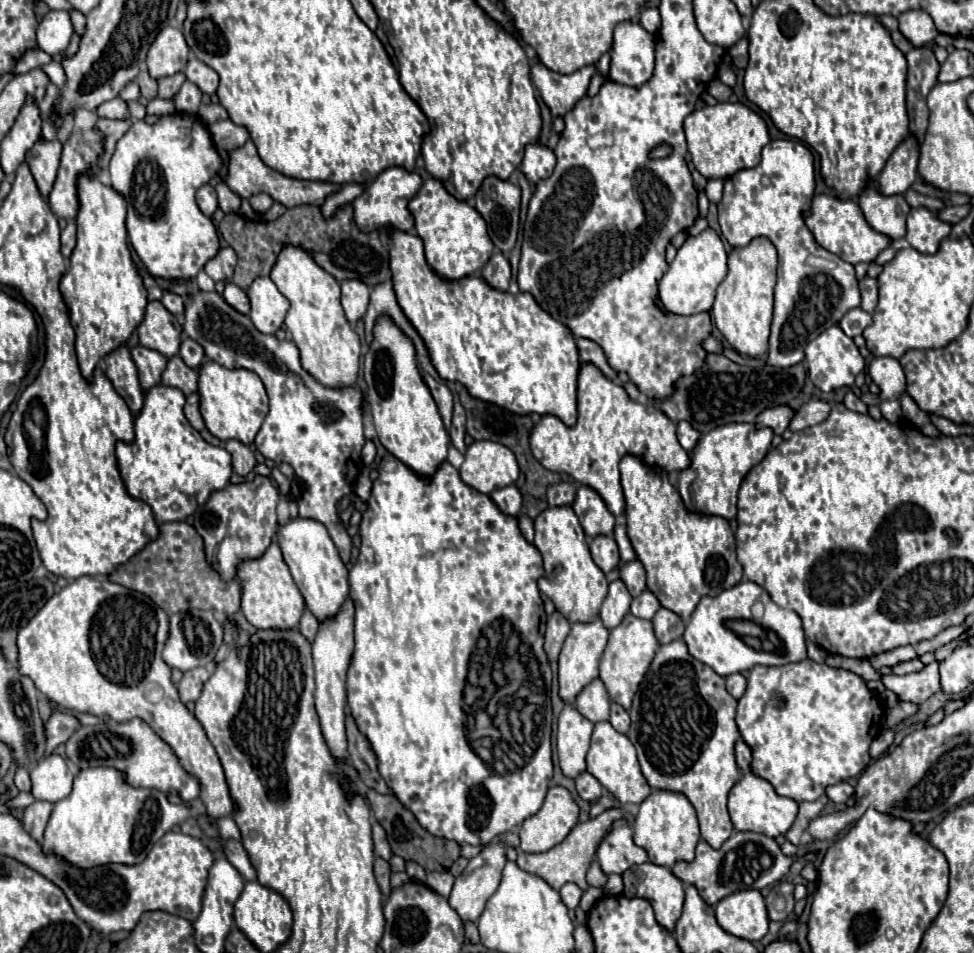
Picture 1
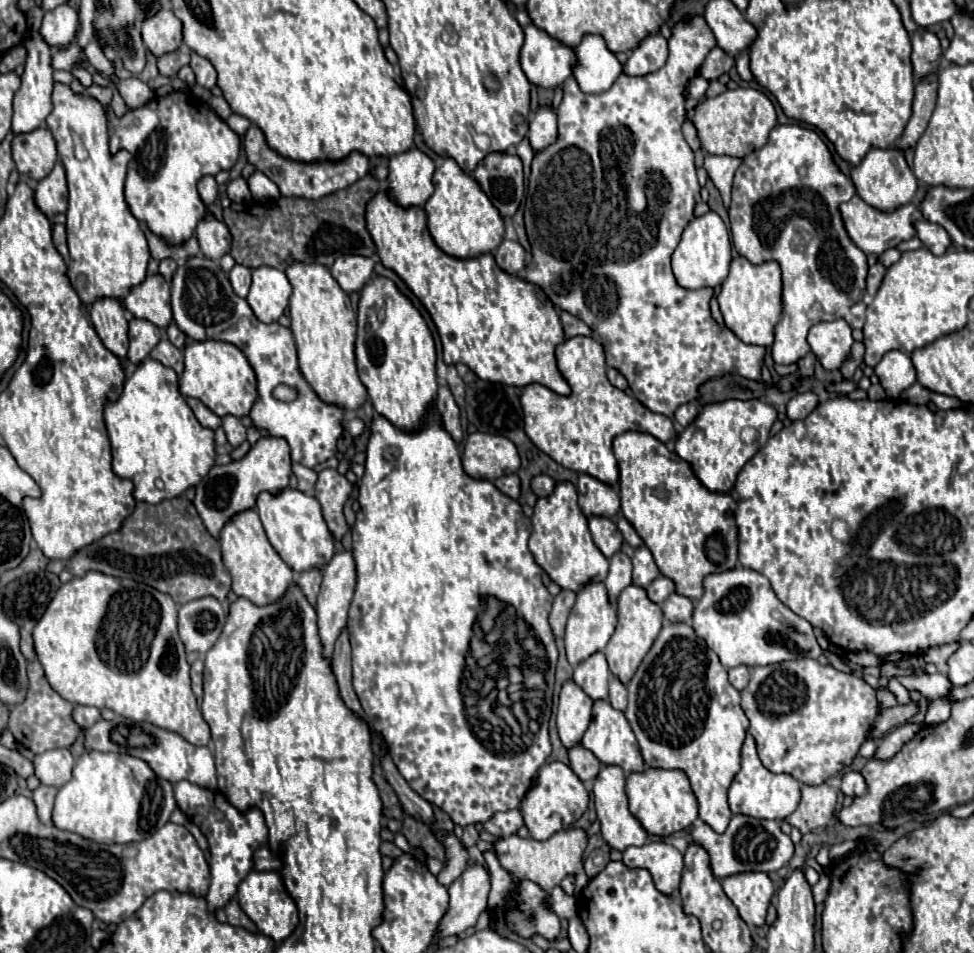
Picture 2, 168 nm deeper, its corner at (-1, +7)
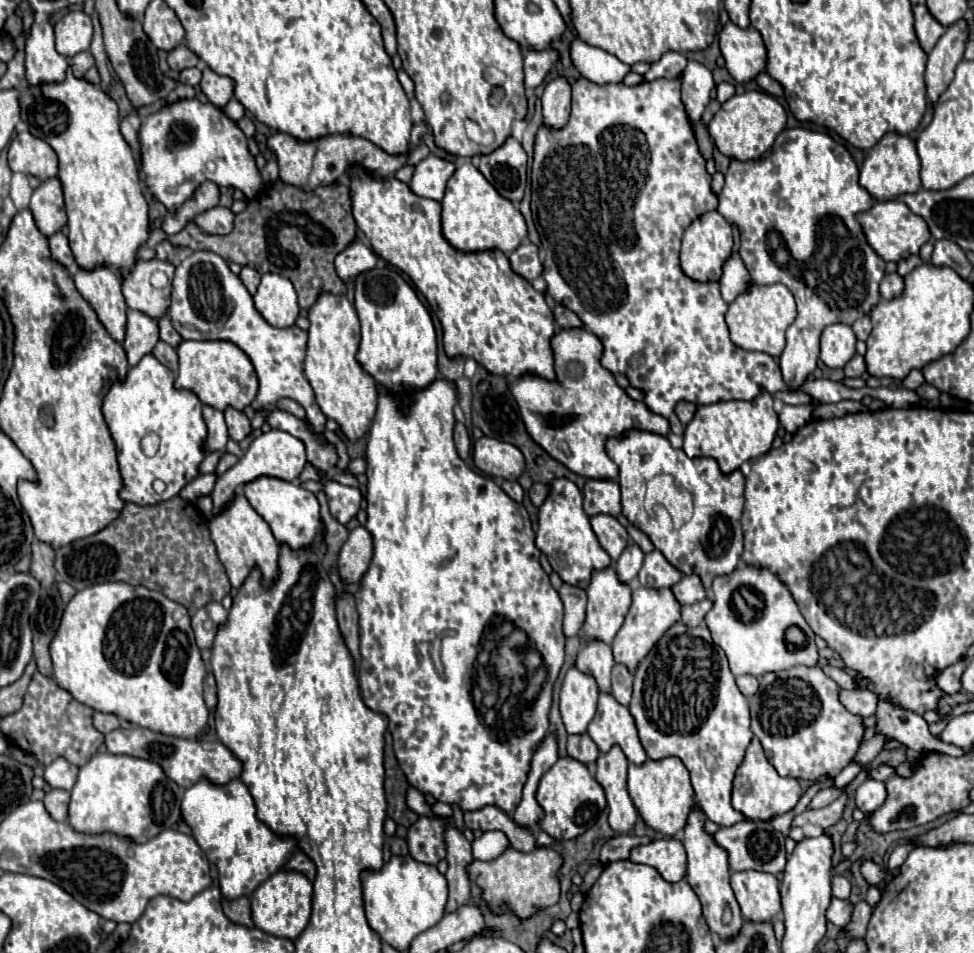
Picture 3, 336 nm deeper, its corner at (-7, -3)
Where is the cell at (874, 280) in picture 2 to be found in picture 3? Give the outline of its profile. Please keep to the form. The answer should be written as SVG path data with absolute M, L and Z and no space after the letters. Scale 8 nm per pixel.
M889 273L883 277L881 285L879 285L879 293L881 299L893 299L903 291L903 277L897 273Z

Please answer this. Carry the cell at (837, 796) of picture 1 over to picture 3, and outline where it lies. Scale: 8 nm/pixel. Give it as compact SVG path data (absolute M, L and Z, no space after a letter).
M873 779L863 781L863 783L857 787L857 791L855 791L855 803L857 803L857 807L859 807L863 813L875 811L879 805L883 805L885 797L887 797L885 783L873 781Z

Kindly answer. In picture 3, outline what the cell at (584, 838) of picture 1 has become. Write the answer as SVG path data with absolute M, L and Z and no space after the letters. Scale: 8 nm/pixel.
M507 847L493 861L487 861L487 863L473 861L467 867L467 871L469 871L469 879L483 889L483 897L493 911L497 911L501 903L505 903L515 911L519 919L529 919L537 913L537 909L547 909L559 901L561 865L563 865L563 855L551 847L535 847L529 853L521 853L513 847Z

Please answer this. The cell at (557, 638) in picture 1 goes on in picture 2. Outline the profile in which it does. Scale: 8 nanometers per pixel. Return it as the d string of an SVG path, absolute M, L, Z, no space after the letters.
M561 589L561 593L553 601L553 609L549 615L549 623L551 623L555 637L563 637L565 623L567 623L567 617L569 617L573 605L575 605L575 593Z

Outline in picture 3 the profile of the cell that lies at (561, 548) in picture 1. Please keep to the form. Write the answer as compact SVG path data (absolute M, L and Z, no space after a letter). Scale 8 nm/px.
M555 479L547 501L539 509L539 529L535 545L545 553L553 571L569 585L585 585L593 571L611 567L611 557L601 549L597 537L589 525L589 517L583 511L583 495L579 487L569 479Z

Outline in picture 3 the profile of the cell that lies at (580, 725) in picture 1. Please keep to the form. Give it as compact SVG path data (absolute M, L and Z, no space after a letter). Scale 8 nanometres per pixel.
M575 667L567 671L561 687L561 719L569 735L587 733L595 717L599 689L593 677L579 673Z

